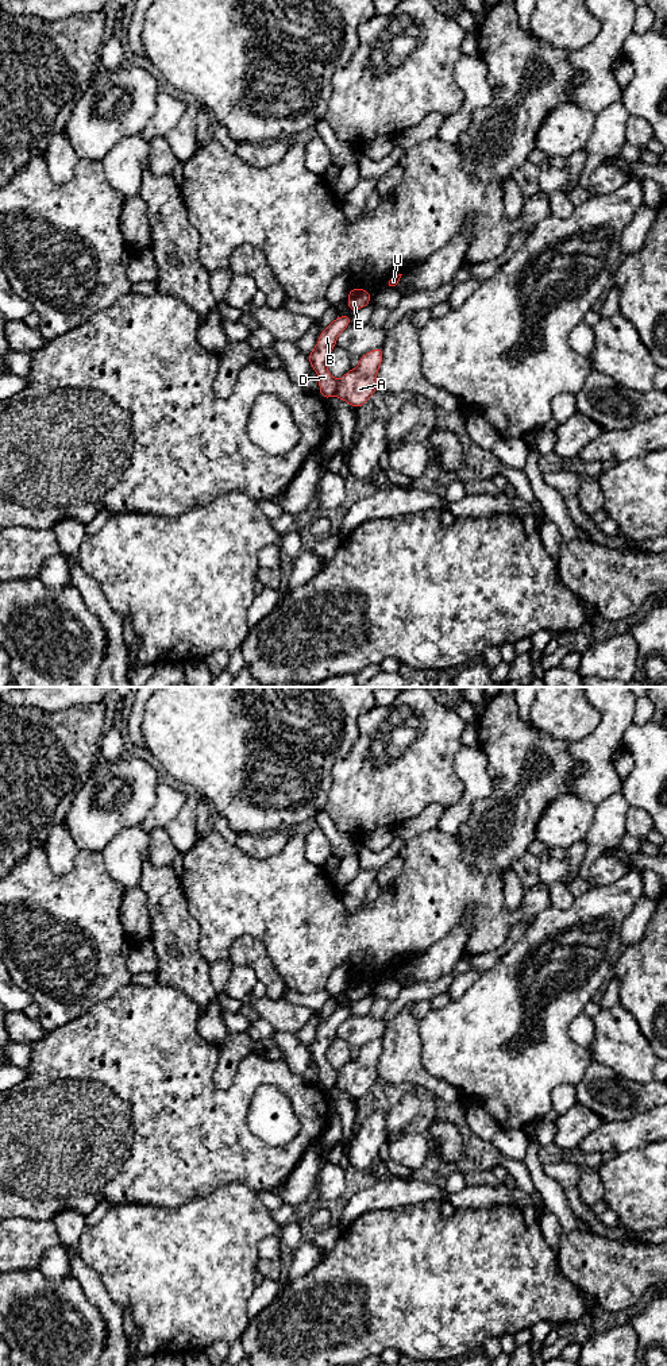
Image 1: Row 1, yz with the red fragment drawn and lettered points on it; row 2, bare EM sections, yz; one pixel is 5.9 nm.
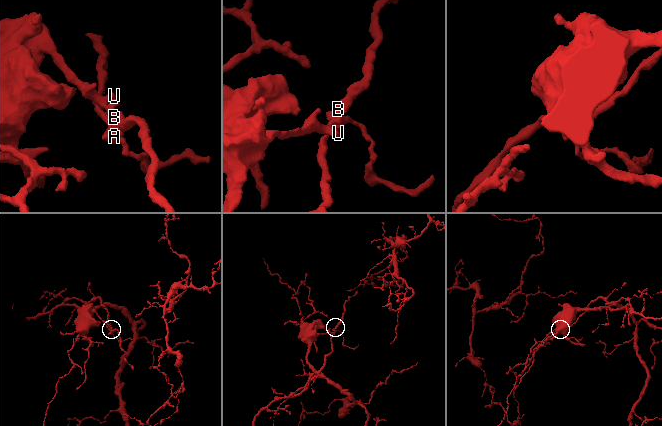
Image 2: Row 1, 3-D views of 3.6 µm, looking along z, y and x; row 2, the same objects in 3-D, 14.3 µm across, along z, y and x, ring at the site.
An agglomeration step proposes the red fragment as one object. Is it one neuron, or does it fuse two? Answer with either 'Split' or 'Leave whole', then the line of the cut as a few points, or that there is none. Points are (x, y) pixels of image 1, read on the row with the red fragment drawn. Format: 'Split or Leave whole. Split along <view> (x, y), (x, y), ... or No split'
Split. Split along yz (338, 379), (335, 393)

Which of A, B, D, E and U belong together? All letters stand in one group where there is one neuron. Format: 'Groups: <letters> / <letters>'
Groups: A / B D E U

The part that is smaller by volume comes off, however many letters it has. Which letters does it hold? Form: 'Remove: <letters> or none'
Remove: B, D, E, U

